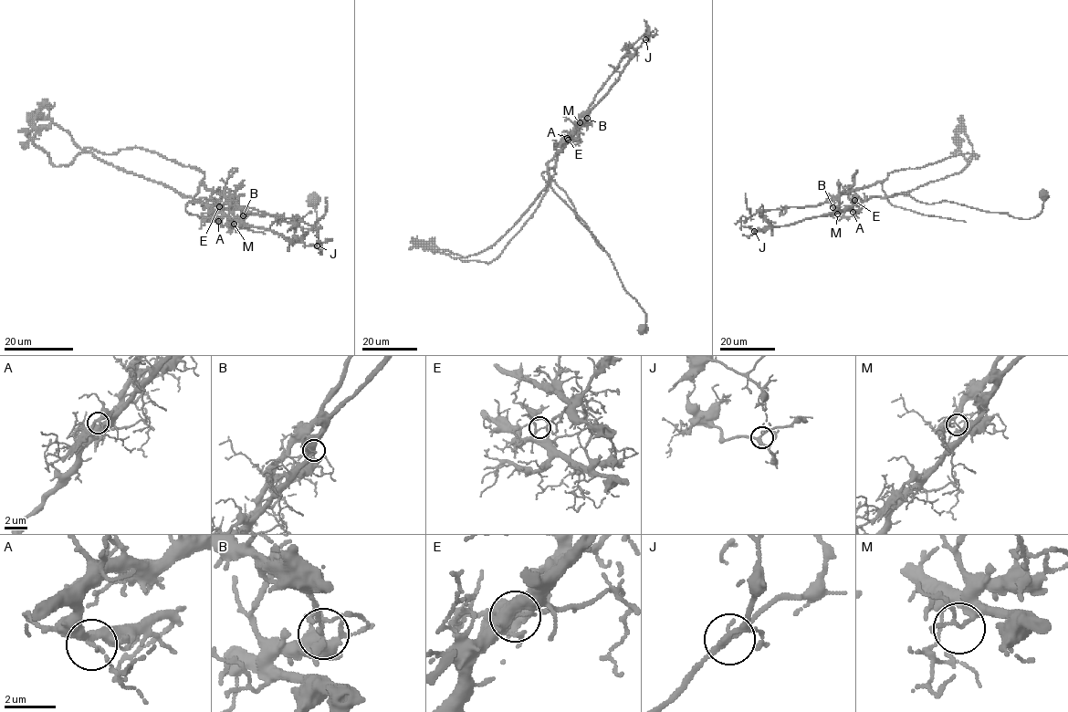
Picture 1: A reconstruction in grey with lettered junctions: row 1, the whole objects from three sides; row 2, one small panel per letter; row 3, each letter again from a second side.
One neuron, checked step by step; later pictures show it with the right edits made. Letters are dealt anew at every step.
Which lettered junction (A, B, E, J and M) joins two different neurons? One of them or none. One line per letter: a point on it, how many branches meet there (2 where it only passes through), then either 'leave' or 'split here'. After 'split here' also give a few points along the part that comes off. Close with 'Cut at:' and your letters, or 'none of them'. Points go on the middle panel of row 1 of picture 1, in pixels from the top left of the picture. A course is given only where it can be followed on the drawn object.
A: at (567, 138); 3 branches meet; leave
B: at (587, 118); 3 branches meet; split here; foreign part runs (587, 119), (583, 115), (560, 152), (556, 173), (539, 205), (496, 258), (487, 263), (461, 260), (421, 244)
E: at (568, 140); 3 branches meet; leave
J: at (645, 39); 3 branches meet; leave
M: at (580, 122); 3 branches meet; leave
Cut at: B

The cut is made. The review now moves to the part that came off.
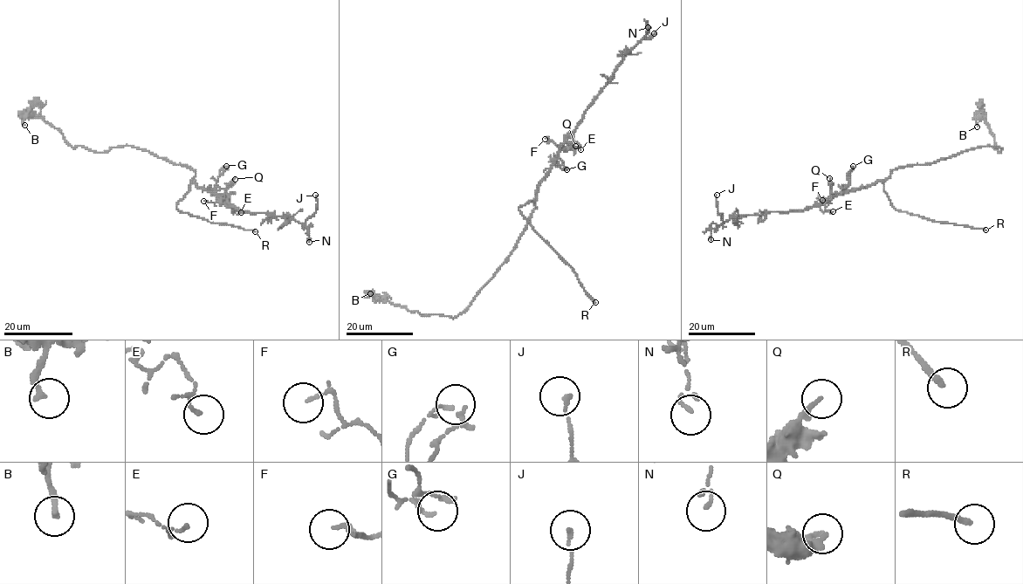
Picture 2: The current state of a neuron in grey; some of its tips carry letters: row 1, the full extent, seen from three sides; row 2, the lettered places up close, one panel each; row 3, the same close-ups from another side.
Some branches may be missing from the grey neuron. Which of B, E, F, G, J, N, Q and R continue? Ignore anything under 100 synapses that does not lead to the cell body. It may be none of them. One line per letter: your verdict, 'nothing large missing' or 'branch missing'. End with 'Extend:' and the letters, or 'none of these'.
B: nothing large missing
E: nothing large missing
F: nothing large missing
G: nothing large missing
J: nothing large missing
N: nothing large missing
Q: nothing large missing
R: branch missing
Extend: R

